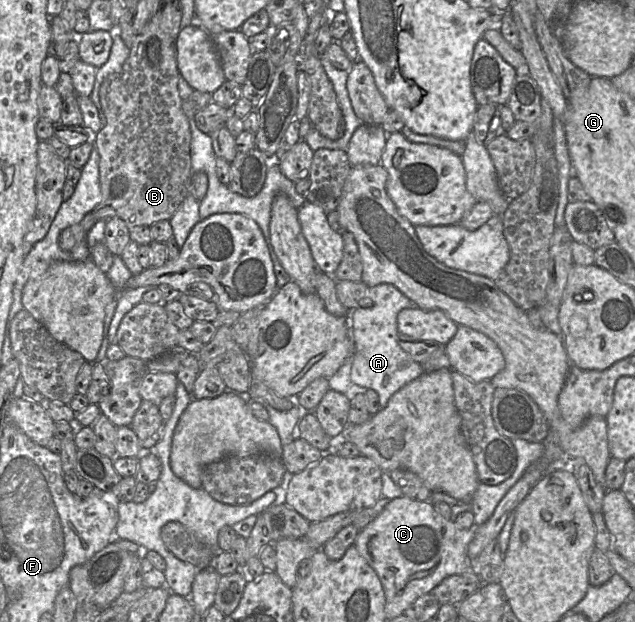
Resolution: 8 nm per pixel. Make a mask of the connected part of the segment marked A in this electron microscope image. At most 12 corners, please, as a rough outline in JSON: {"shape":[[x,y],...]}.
{"shape":[[391,284],[350,312],[351,381],[380,409],[424,374],[399,345],[418,307]]}

